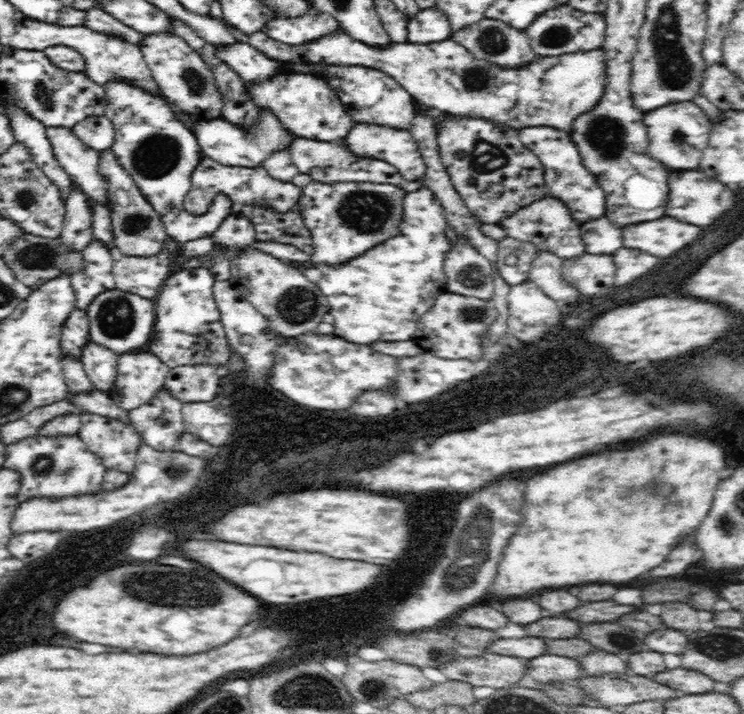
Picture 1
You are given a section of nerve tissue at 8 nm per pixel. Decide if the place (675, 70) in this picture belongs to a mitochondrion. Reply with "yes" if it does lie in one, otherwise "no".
yes

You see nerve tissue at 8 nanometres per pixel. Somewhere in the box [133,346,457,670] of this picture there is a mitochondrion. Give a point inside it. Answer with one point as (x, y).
(173, 472)

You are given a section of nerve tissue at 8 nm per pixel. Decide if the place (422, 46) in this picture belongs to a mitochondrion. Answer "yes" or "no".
no

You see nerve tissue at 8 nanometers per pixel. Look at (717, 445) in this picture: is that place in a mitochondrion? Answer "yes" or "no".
no

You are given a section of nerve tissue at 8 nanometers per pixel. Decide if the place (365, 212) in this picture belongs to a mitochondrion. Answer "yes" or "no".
yes

